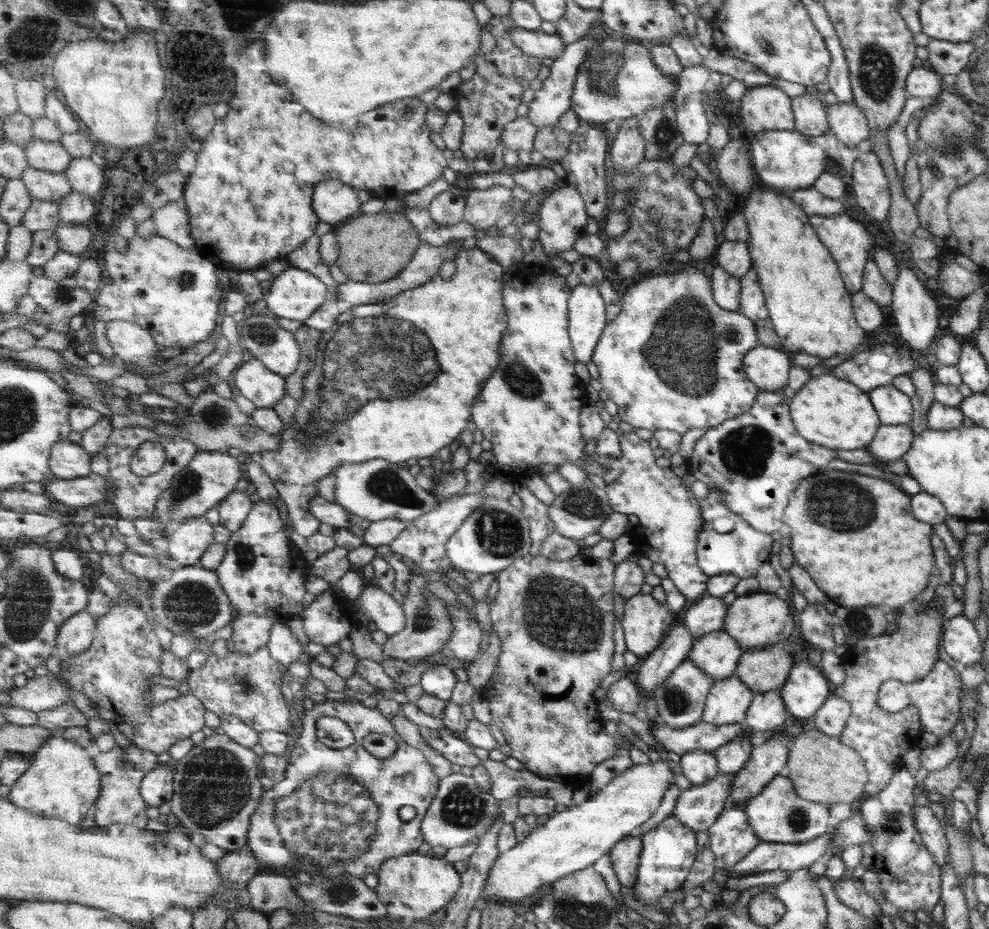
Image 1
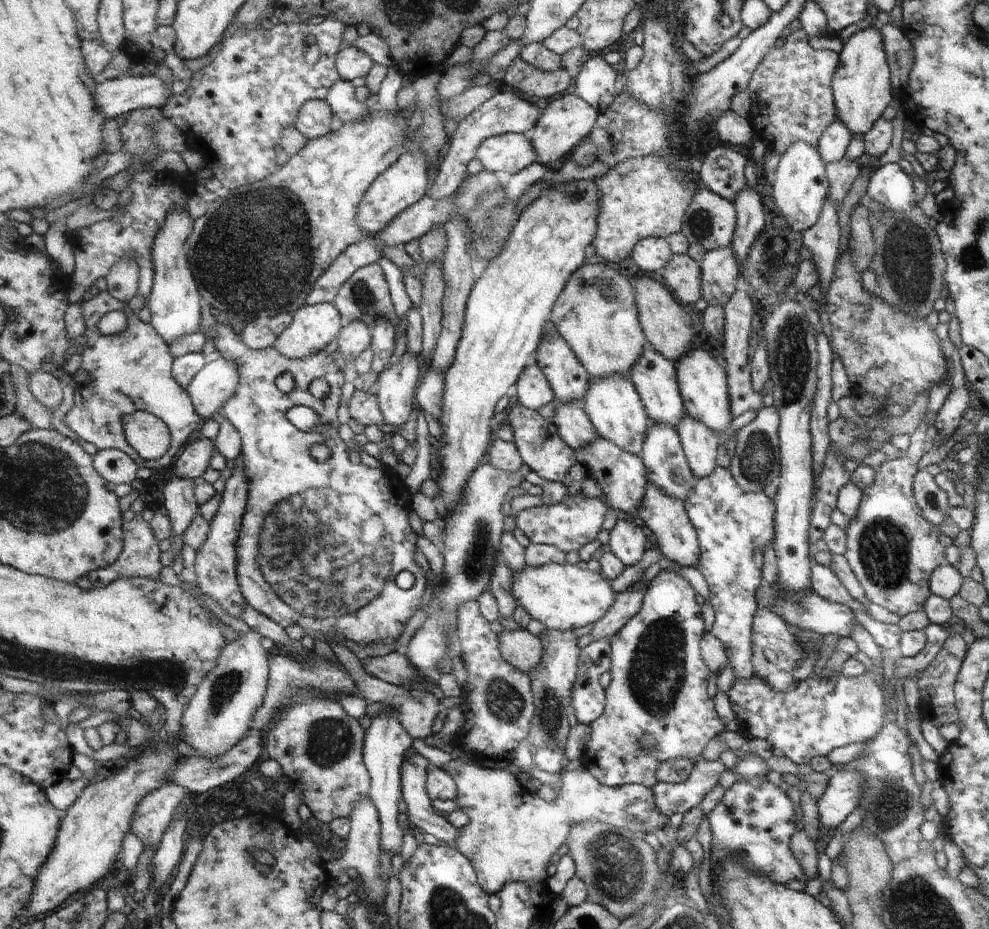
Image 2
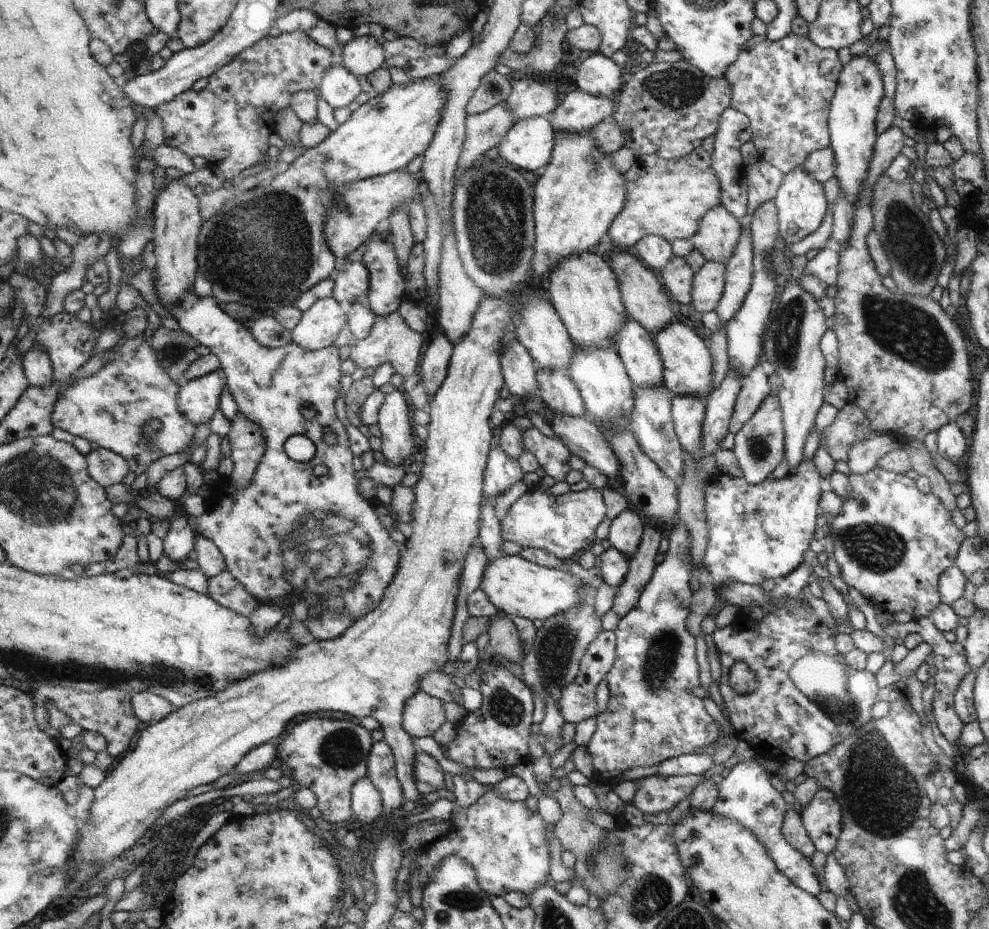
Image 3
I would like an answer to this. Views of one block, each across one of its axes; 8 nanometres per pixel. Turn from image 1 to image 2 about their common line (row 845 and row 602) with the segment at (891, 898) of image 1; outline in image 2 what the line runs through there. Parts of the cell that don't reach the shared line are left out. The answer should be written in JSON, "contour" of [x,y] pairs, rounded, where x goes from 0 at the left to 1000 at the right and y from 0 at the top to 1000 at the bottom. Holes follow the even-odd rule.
{"contour":[[[917,491],[909,494],[897,493],[885,504],[883,519],[871,529],[871,538],[867,545],[865,558],[858,558],[854,571],[855,590],[851,596],[862,616],[875,644],[908,664],[922,659],[931,659],[935,644],[939,644],[939,617],[956,607],[953,588],[947,581],[950,568],[941,566],[929,551],[922,530],[922,517],[926,502]]]}

